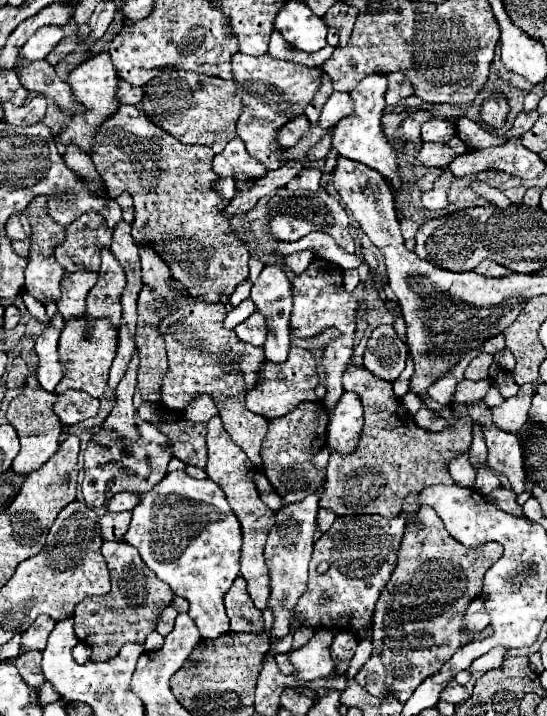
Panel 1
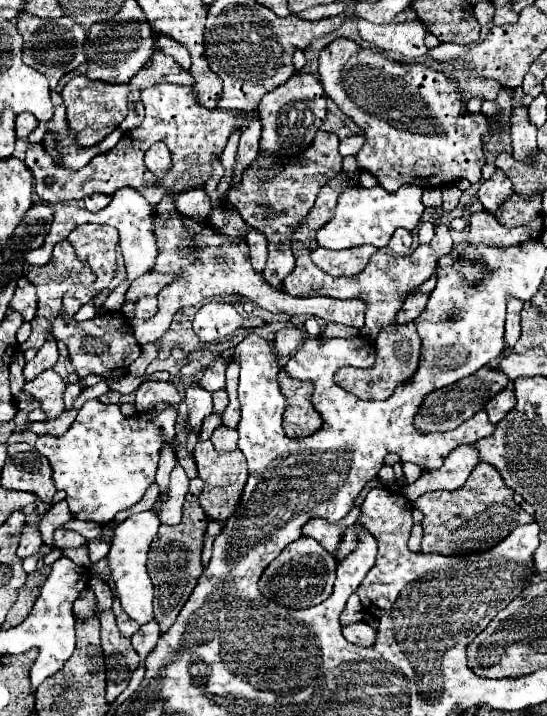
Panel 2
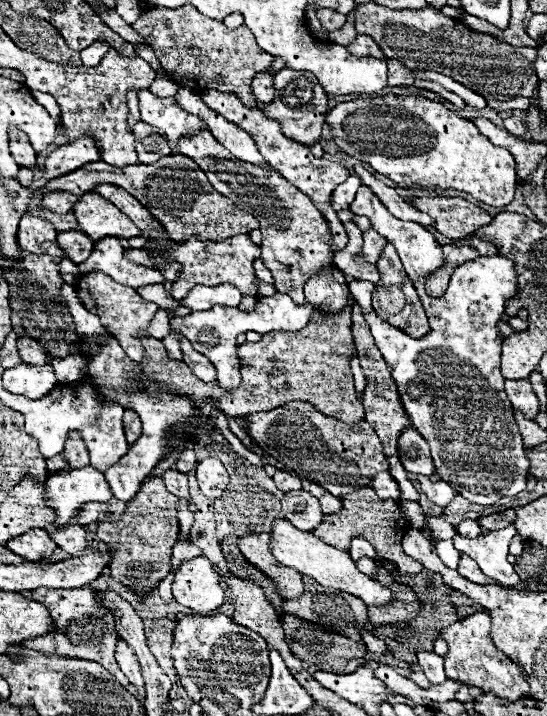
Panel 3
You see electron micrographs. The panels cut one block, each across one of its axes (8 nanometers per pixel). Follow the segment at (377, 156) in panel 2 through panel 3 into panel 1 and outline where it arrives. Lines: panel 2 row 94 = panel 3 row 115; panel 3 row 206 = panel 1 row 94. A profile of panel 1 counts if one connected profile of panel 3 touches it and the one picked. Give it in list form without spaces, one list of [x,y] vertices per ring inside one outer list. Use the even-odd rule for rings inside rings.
[[[496,92],[496,96],[492,96],[490,100],[484,100],[484,104],[482,104],[482,120],[488,126],[502,128],[504,120],[506,120],[506,114],[508,114],[508,102],[500,96],[500,92]]]

